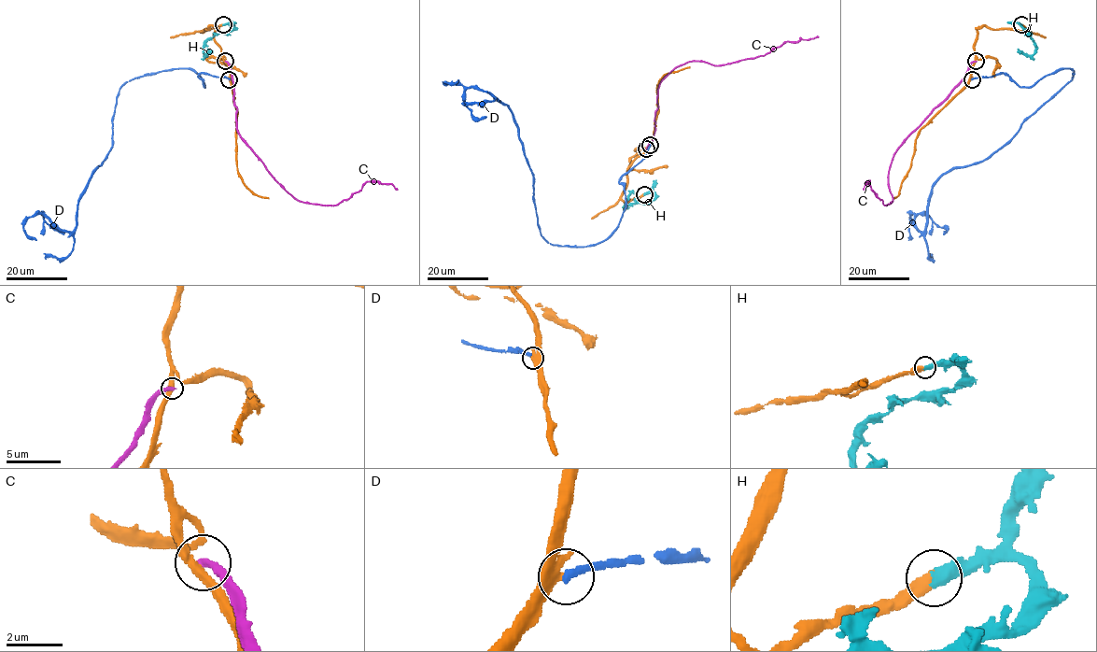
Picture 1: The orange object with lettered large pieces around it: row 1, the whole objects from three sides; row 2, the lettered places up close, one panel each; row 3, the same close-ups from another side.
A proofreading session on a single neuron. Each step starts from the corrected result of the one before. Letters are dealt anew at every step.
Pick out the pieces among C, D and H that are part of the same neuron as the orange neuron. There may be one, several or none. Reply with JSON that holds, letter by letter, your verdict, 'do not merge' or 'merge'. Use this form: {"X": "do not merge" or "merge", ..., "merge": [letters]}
{"C": "do not merge", "D": "do not merge", "H": "merge", "merge": ["H"]}

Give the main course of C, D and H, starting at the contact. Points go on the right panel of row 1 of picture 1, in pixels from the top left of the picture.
C: (975, 62), (965, 77), (895, 153), (888, 174), (892, 203), (885, 205), (868, 181), (863, 190)
D: (971, 78), (1032, 87), (1074, 70), (1000, 148), (942, 176), (923, 232), (914, 219), (944, 232)
H: (1020, 24), (1029, 33), (1035, 51), (1026, 55), (1017, 49)

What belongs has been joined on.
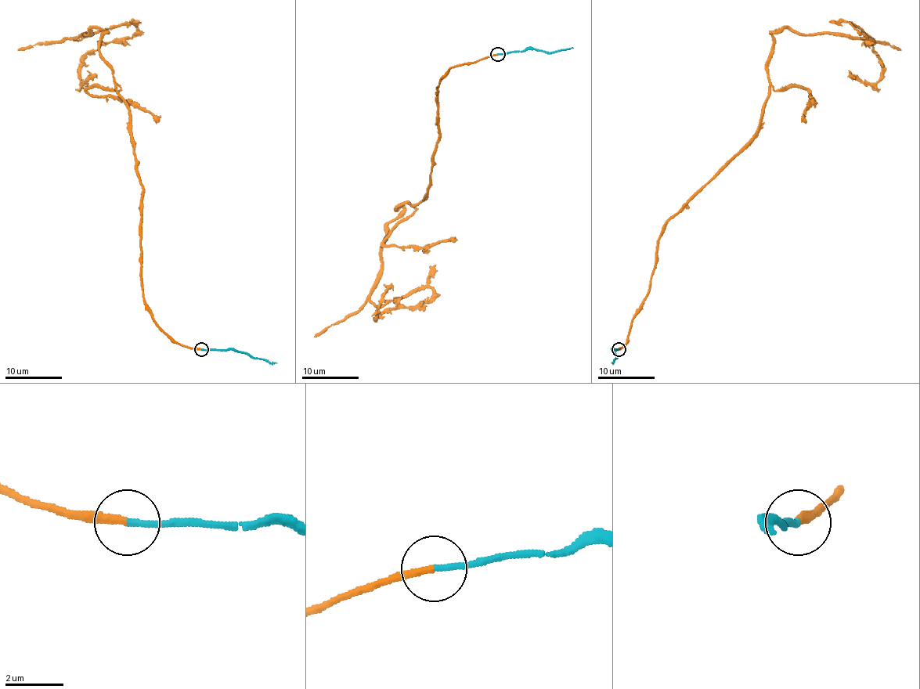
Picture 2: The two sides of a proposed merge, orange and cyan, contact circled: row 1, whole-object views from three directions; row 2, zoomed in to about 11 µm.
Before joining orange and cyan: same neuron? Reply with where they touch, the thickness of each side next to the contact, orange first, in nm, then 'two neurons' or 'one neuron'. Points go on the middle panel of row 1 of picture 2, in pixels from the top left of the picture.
at (498, 54); 240 nm thick on the orange side, 200 nm on the other; one neuron

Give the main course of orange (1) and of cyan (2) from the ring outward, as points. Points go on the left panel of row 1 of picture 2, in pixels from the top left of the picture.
1: (201, 349), (144, 301), (130, 110), (106, 32), (74, 39), (135, 26), (84, 59), (81, 83), (87, 70)
2: (201, 349), (239, 351), (254, 358), (276, 363)

